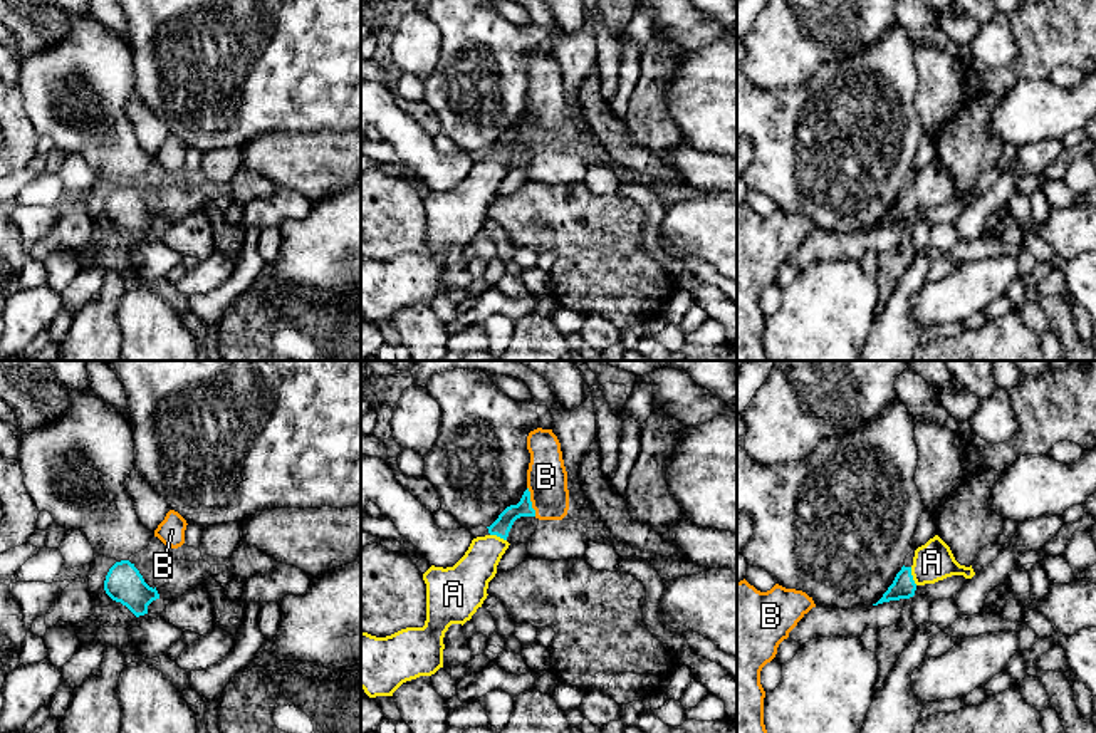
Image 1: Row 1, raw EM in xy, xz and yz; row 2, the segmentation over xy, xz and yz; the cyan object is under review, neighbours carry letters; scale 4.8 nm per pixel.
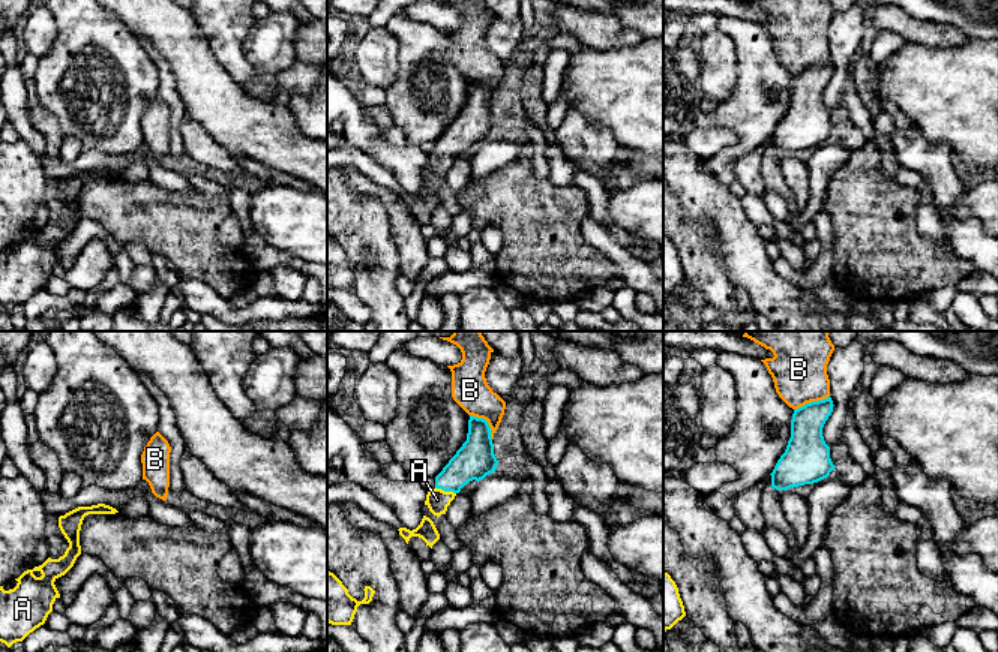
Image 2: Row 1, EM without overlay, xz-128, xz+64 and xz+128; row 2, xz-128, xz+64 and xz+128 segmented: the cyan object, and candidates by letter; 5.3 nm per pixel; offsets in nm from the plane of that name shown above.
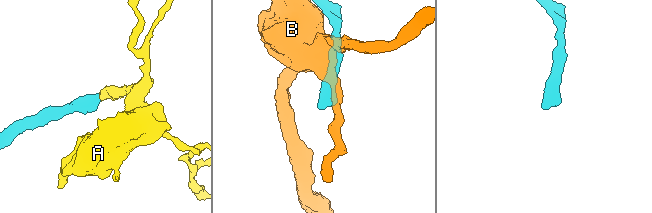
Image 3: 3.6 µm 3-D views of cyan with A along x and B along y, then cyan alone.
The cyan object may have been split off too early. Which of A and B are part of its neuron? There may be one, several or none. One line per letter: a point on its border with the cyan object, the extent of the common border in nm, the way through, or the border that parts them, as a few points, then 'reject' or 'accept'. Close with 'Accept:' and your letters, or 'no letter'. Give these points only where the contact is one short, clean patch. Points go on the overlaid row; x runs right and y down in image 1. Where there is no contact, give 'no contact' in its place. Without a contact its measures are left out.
A: meets cyan in yz at (912, 576); contact 90 nm long; runs through yz (903, 586), (912, 576), (922, 572), (932, 562); accept
B: meets cyan in xz at (531, 502); contact 150 nm long; reject
Accept: A

